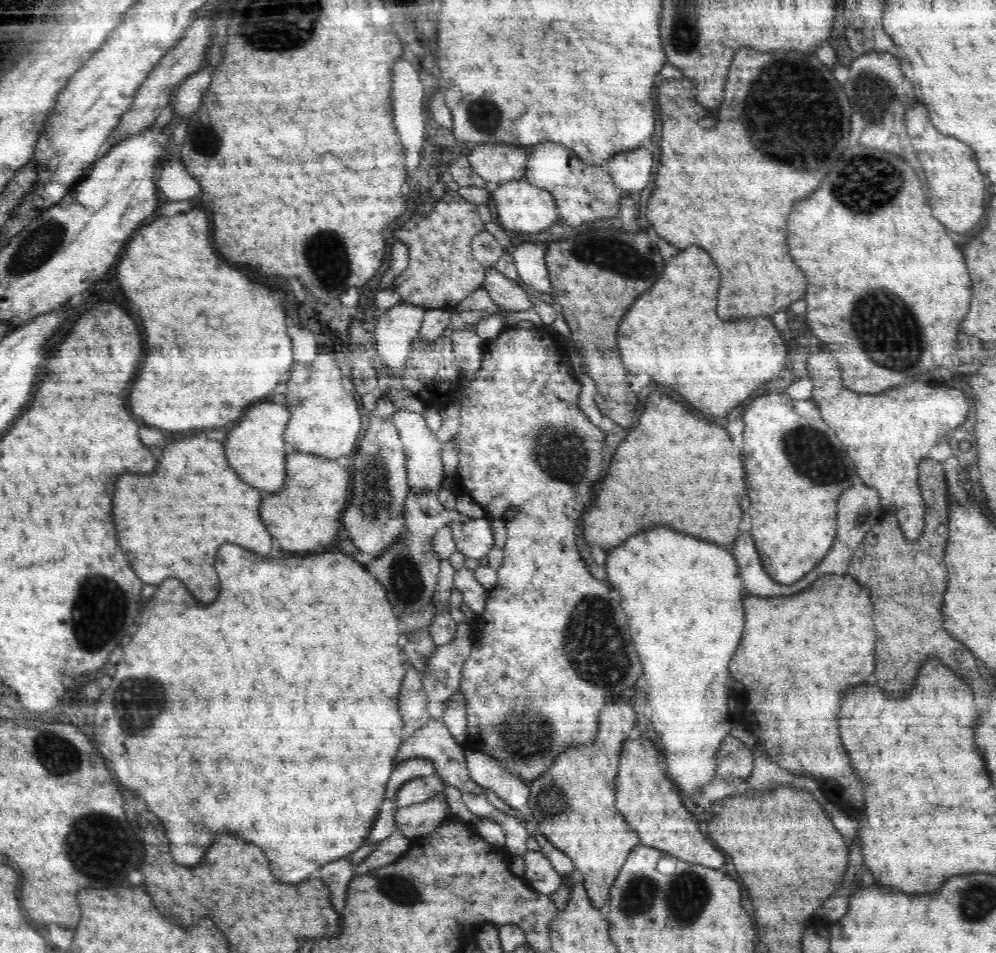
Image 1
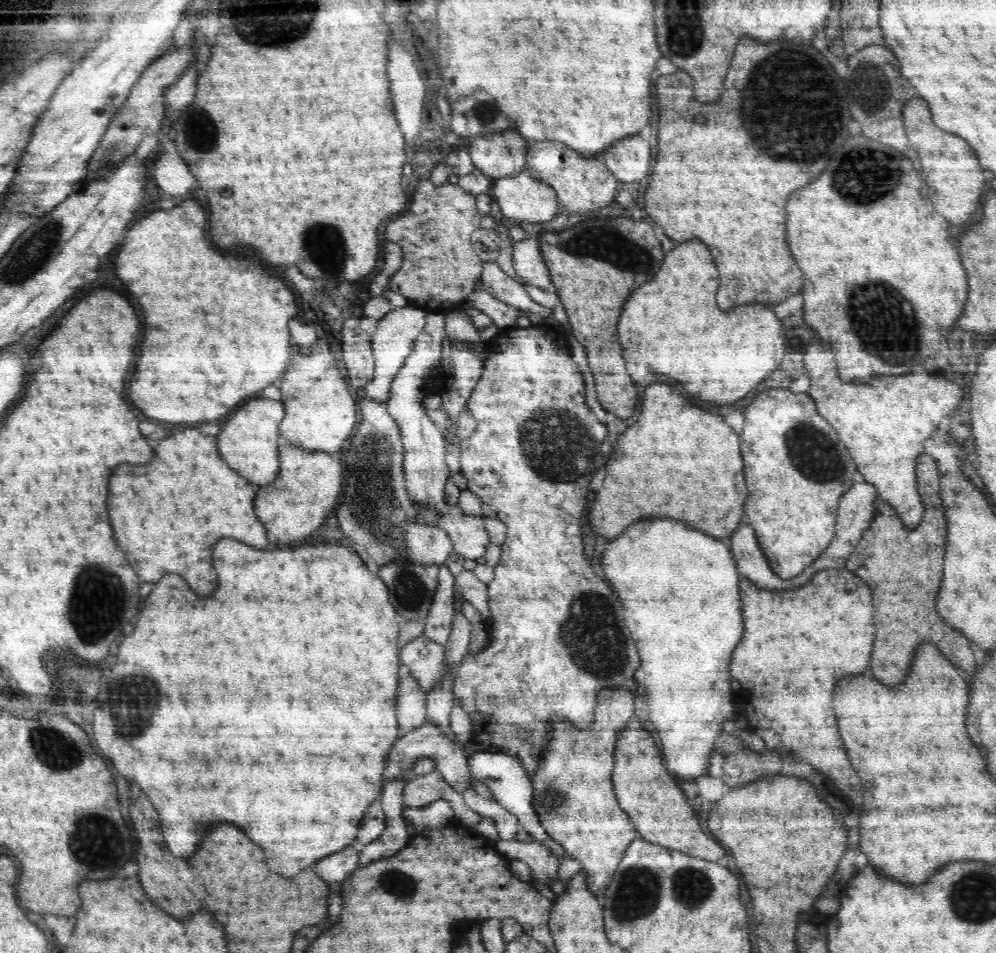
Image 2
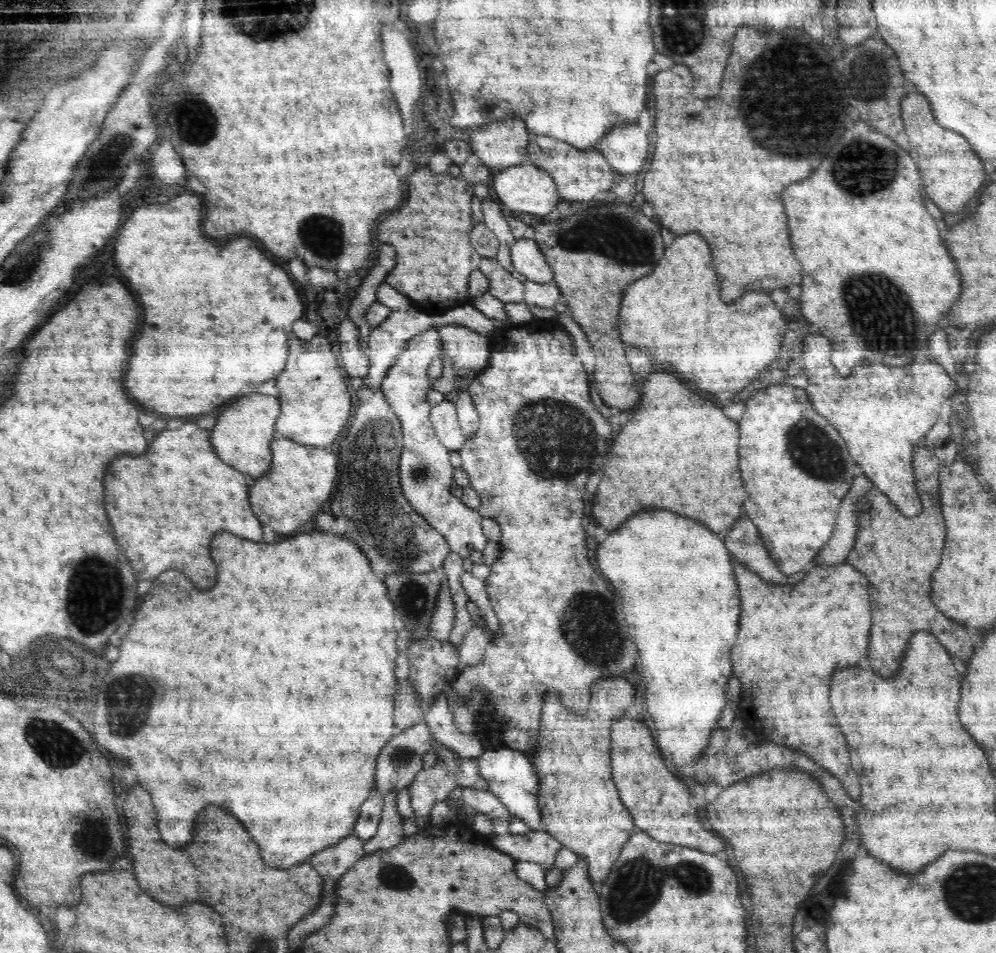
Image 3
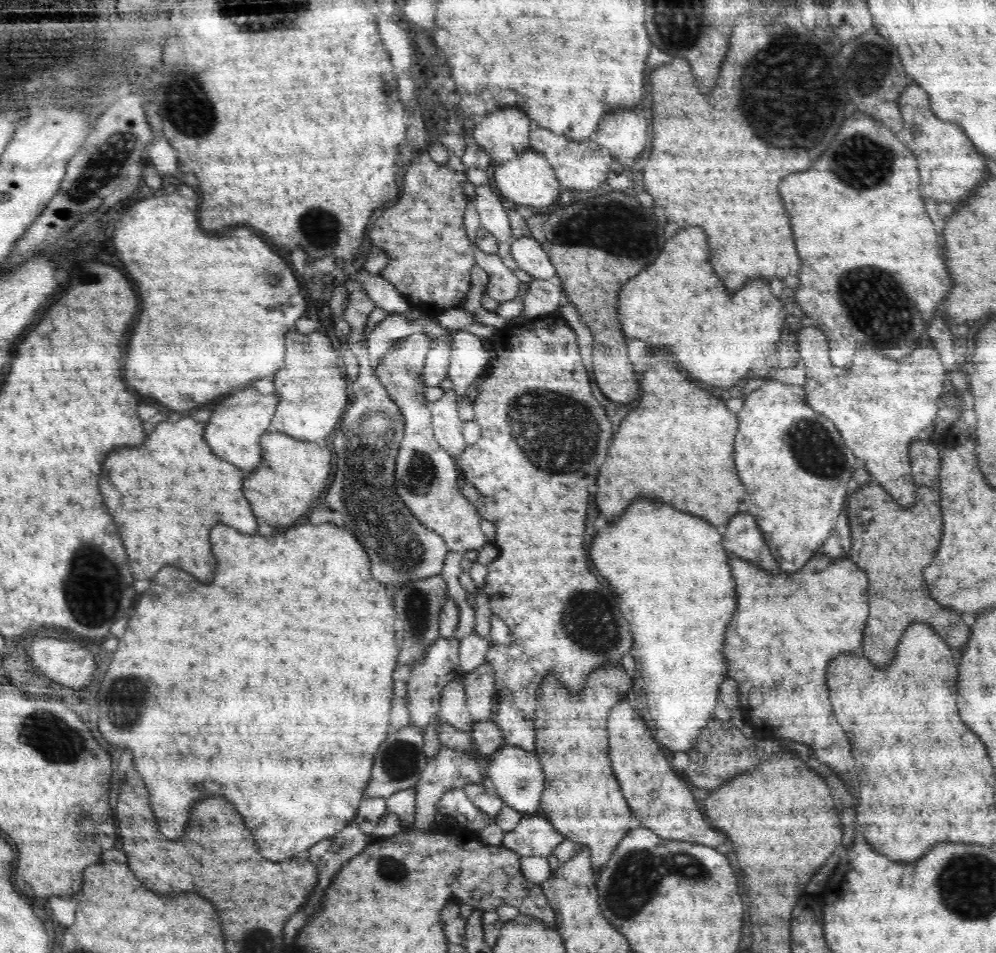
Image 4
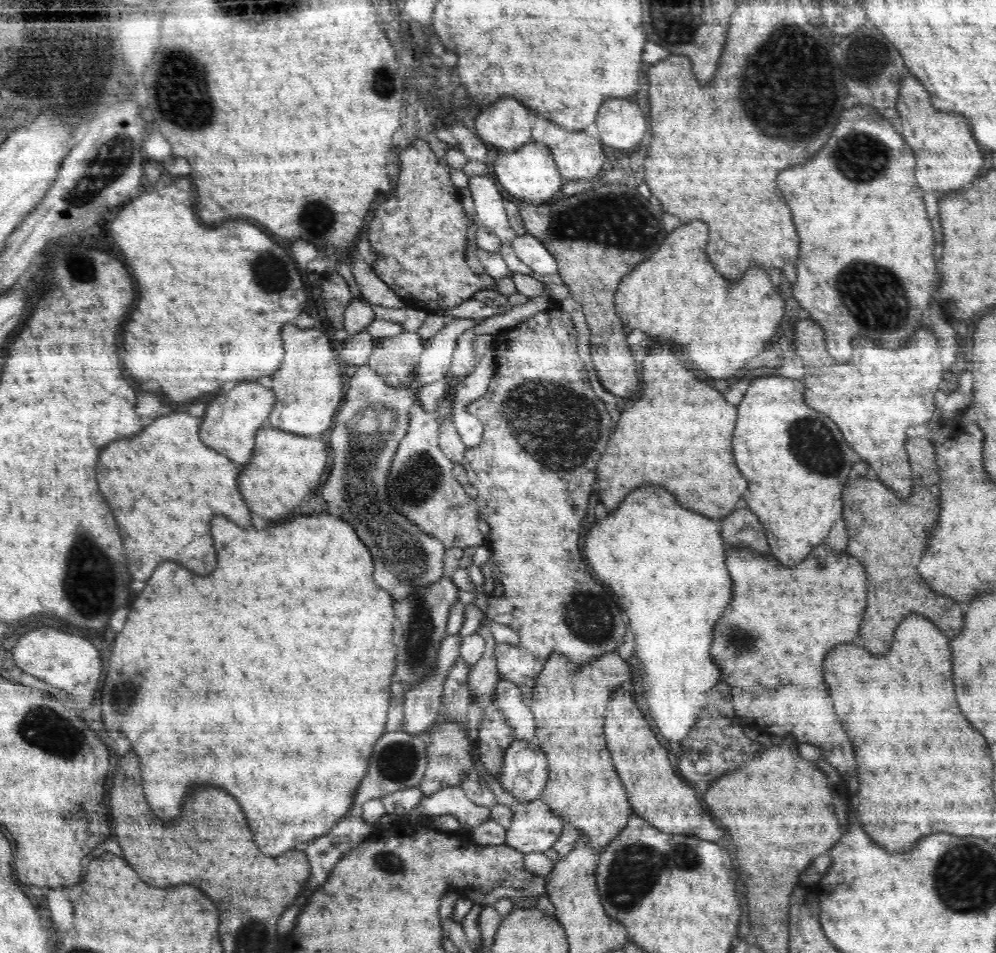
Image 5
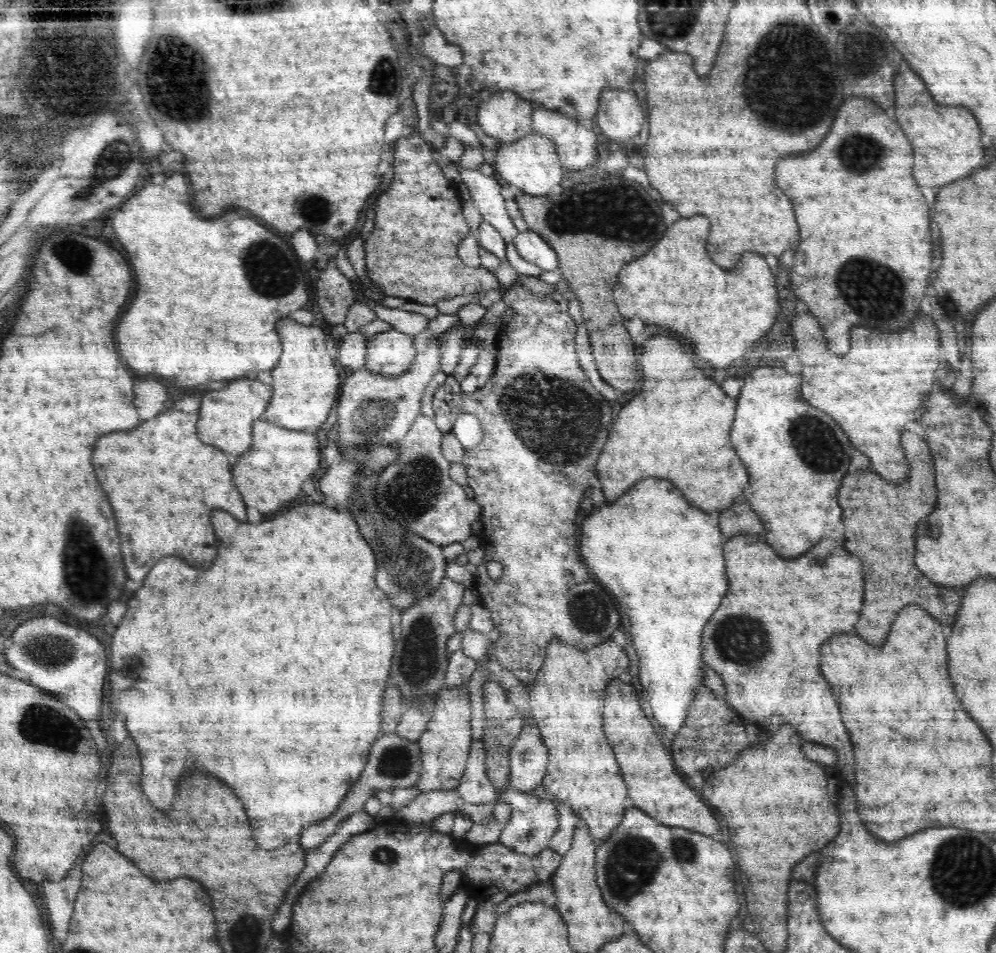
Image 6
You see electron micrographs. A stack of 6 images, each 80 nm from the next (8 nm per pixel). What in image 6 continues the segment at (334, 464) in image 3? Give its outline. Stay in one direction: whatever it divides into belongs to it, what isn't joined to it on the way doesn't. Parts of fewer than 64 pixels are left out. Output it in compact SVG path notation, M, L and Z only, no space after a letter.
M258 419L253 424L252 442L250 448L242 456L238 456L238 464L234 466L234 484L238 492L242 494L246 506L258 508L262 514L278 512L280 508L289 508L290 502L296 500L296 496L302 492L302 484L306 480L312 479L312 476L320 468L320 441L312 432L302 430L288 430L274 423Z

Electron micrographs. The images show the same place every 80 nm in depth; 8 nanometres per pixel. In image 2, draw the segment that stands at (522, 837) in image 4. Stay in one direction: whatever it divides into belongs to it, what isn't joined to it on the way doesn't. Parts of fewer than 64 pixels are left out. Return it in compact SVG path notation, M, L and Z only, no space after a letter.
M502 840L495 842L495 849L508 859L516 859L531 868L532 876L542 882L542 888L548 887L548 880L558 876L560 866L558 859L551 853L551 848L533 840L531 843L518 840Z

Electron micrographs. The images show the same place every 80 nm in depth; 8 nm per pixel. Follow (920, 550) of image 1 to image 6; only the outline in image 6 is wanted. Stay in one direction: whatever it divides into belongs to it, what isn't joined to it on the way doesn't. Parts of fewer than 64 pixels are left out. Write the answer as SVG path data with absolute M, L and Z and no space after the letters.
M908 431L902 432L900 440L909 464L904 482L888 482L873 469L864 468L844 478L842 486L850 492L838 492L844 510L842 522L846 526L846 550L858 556L863 566L864 608L856 624L856 634L866 638L872 646L882 646L886 642L888 630L904 606L921 606L938 618L938 622L954 626L962 602L962 596L952 588L932 584L916 566L914 530L920 520L934 512L938 501L935 466L925 437Z

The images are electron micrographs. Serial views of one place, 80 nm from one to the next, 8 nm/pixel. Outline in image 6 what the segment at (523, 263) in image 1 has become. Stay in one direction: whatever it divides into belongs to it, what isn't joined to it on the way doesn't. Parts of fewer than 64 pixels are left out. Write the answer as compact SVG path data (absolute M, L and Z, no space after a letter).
M532 231L519 232L512 243L521 258L540 266L542 271L558 271L559 256L556 255L556 251L552 251L551 246L539 234Z

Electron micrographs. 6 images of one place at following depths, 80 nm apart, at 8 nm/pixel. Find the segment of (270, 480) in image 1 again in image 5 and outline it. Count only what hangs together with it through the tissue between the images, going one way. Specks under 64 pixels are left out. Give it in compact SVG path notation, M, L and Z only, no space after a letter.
M244 382L236 388L228 388L230 392L222 392L216 400L212 400L203 416L200 438L212 450L226 454L232 462L246 466L254 452L255 438L260 426L266 425L266 420L276 404L276 395L272 390L267 390L261 384Z

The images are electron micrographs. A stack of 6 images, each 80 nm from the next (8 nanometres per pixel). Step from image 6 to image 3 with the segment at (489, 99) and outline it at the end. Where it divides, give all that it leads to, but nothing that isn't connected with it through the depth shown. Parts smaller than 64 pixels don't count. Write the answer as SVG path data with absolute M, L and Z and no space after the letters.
M506 118L494 124L484 124L469 136L469 146L487 168L502 172L508 166L528 161L531 134L519 118Z

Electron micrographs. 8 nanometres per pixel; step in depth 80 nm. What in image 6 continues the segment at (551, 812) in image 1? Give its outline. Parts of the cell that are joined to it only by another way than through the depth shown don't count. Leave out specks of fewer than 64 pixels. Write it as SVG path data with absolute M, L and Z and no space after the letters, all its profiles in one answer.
M552 638L542 668L527 688L533 720L540 729L542 741L549 752L543 788L546 788L550 795L554 795L555 800L567 802L571 806L577 820L583 820L590 829L590 836L596 844L604 842L618 828L624 812L630 806L627 784L602 728L602 704L606 686L610 680L620 678L628 670L629 660L626 655L626 651L616 646L616 642L612 640L602 646L578 650L557 638Z

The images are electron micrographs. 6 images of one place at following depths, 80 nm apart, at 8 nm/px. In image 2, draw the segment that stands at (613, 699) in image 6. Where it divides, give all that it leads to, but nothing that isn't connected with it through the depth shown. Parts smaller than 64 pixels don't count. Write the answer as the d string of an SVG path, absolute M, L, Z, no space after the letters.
M626 726L618 736L614 750L613 790L617 803L632 819L639 836L690 856L718 862L724 856L724 848L702 831L688 789L667 771L661 751L650 736L649 726L639 730Z

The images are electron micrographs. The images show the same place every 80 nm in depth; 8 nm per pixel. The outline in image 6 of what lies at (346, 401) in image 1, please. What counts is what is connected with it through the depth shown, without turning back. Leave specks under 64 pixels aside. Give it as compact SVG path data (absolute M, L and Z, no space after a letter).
M290 318L278 322L278 334L282 340L282 358L272 370L272 400L266 406L263 420L288 430L302 430L315 434L328 414L337 404L341 380L338 368L334 363L334 343L324 329L316 325L298 324Z

